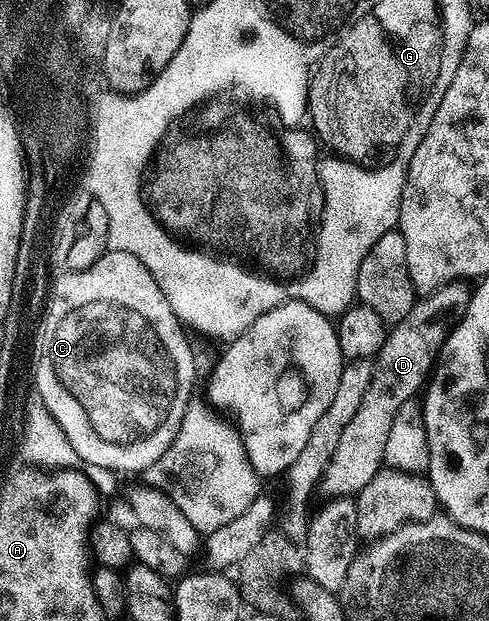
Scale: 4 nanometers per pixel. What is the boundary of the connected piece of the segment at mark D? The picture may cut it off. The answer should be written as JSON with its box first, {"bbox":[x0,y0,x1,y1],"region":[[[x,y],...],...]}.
{"bbox":[319,280,471,499],"region":[[[461,280],[445,283],[438,290],[418,297],[411,312],[407,312],[403,320],[392,323],[383,348],[372,359],[371,384],[367,384],[367,392],[363,392],[355,416],[351,416],[347,428],[343,428],[329,463],[321,473],[319,490],[326,494],[326,499],[356,496],[385,466],[391,420],[395,420],[395,412],[403,408],[405,402],[416,399],[428,383],[447,336],[467,312],[471,290],[465,286],[468,285]]]}

